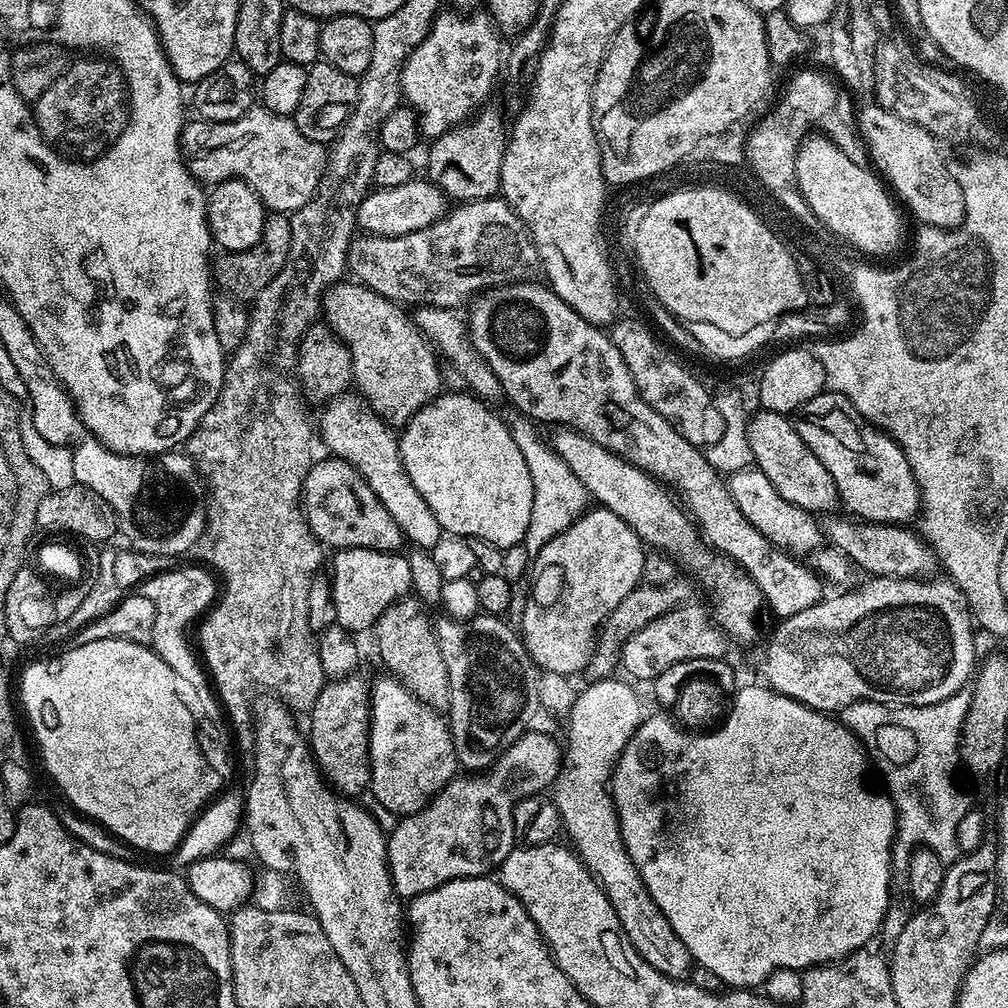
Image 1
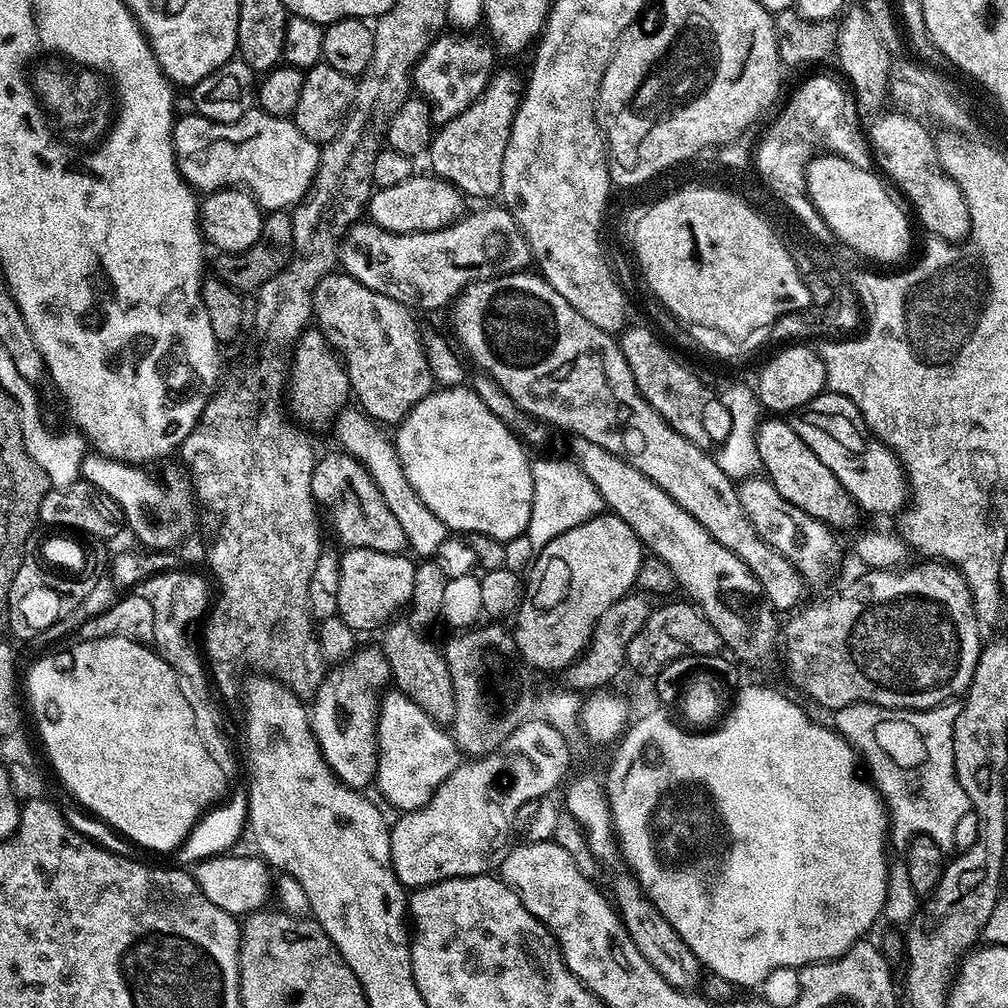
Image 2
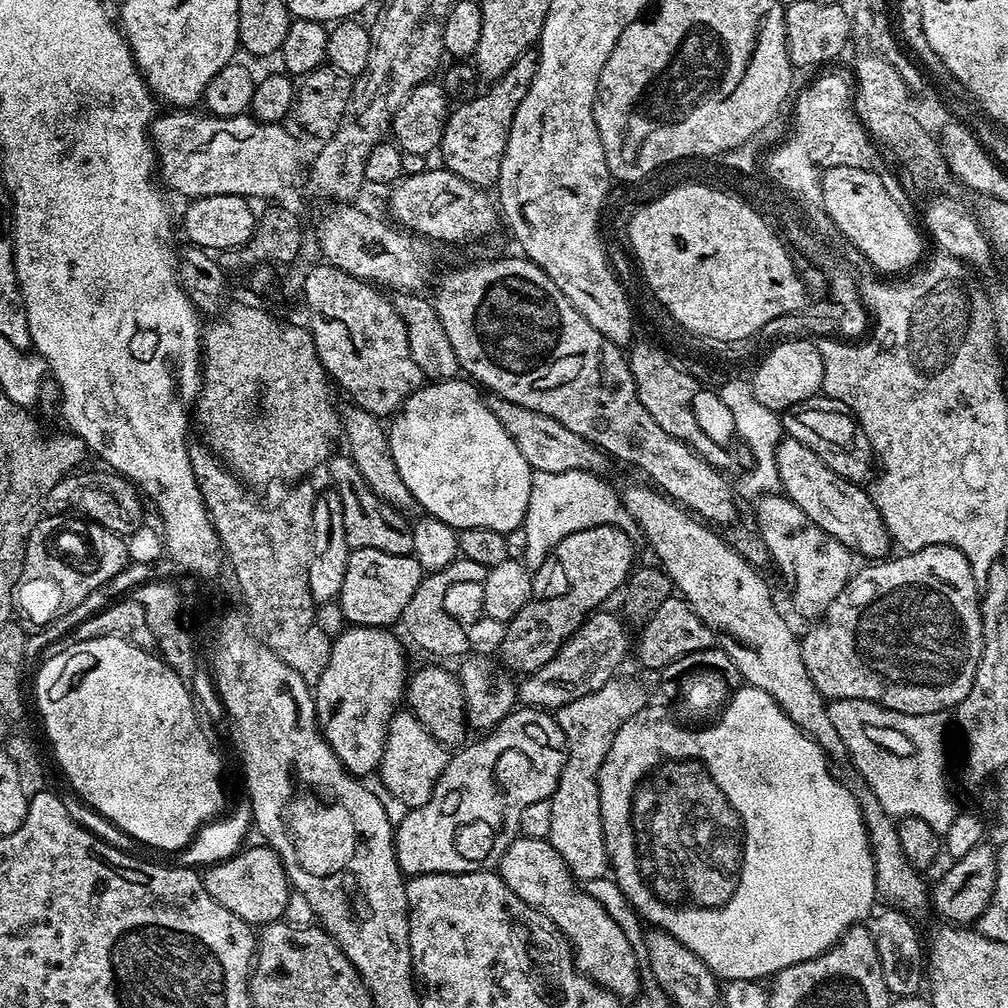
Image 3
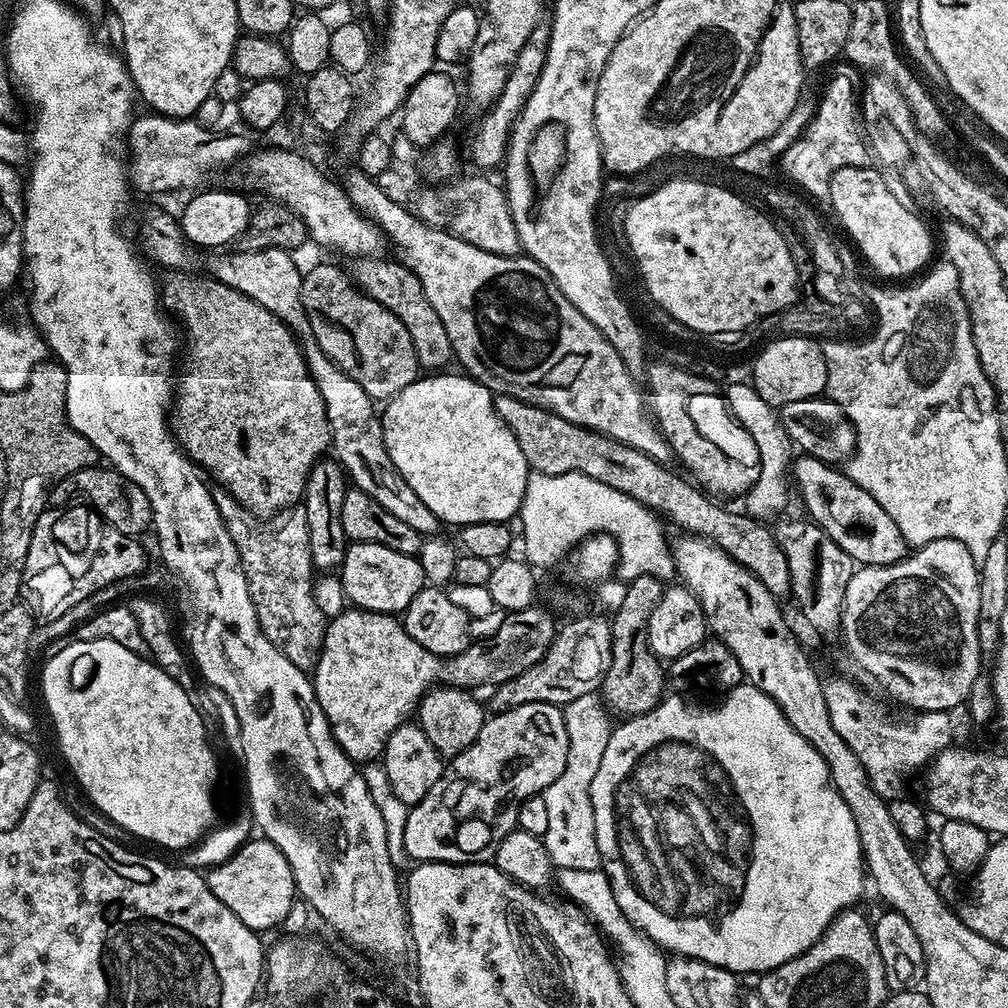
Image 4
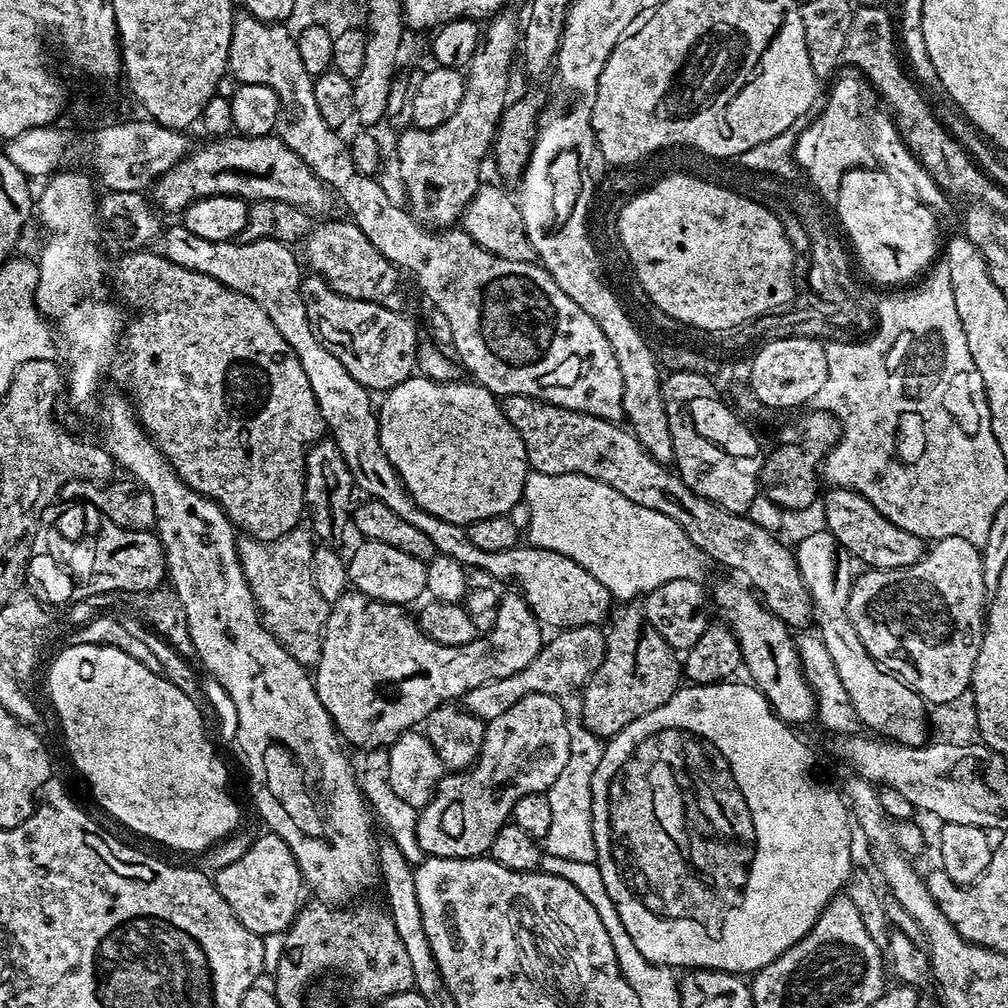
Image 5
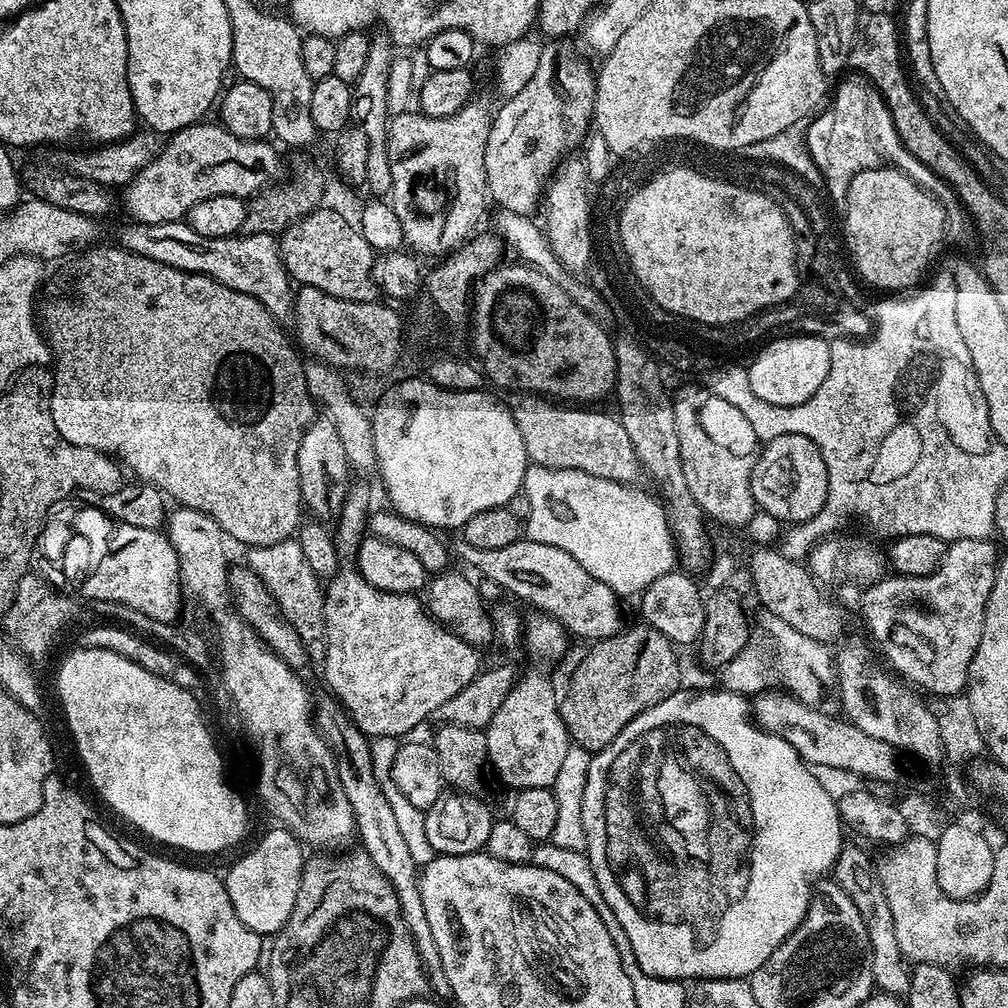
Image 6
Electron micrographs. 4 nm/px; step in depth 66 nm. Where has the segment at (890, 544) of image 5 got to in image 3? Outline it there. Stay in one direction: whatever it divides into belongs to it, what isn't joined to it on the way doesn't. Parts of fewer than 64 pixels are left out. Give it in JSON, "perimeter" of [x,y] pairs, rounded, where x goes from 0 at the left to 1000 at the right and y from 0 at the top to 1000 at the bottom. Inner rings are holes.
{"perimeter":[[[778,435],[774,438],[770,444],[770,454],[777,491],[786,496],[788,502],[792,502],[792,506],[796,506],[796,510],[800,510],[800,514],[804,514],[804,518],[815,522],[815,526],[819,526],[819,530],[831,534],[831,538],[835,538],[835,542],[839,542],[842,548],[850,553],[862,552],[860,554],[862,557],[869,558],[882,551],[881,523],[877,521],[875,510],[869,505],[869,499],[865,496],[860,483],[857,484],[850,477],[841,476],[838,472],[832,472],[830,468],[823,466],[823,462],[816,460],[807,450],[804,442],[796,442],[796,438],[785,435]]]}

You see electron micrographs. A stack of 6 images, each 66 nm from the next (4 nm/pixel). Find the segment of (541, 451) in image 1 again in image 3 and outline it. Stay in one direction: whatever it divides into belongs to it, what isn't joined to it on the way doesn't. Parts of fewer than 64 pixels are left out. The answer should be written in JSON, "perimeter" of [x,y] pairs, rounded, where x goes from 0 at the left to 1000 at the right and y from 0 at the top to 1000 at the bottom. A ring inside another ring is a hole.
{"perimeter":[[[577,466],[529,468],[526,498],[518,521],[522,526],[522,546],[518,556],[528,565],[536,563],[558,534],[573,530],[573,526],[585,526],[589,522],[602,520],[623,526],[628,523],[629,517],[619,504],[616,489],[610,488],[592,469]]]}

